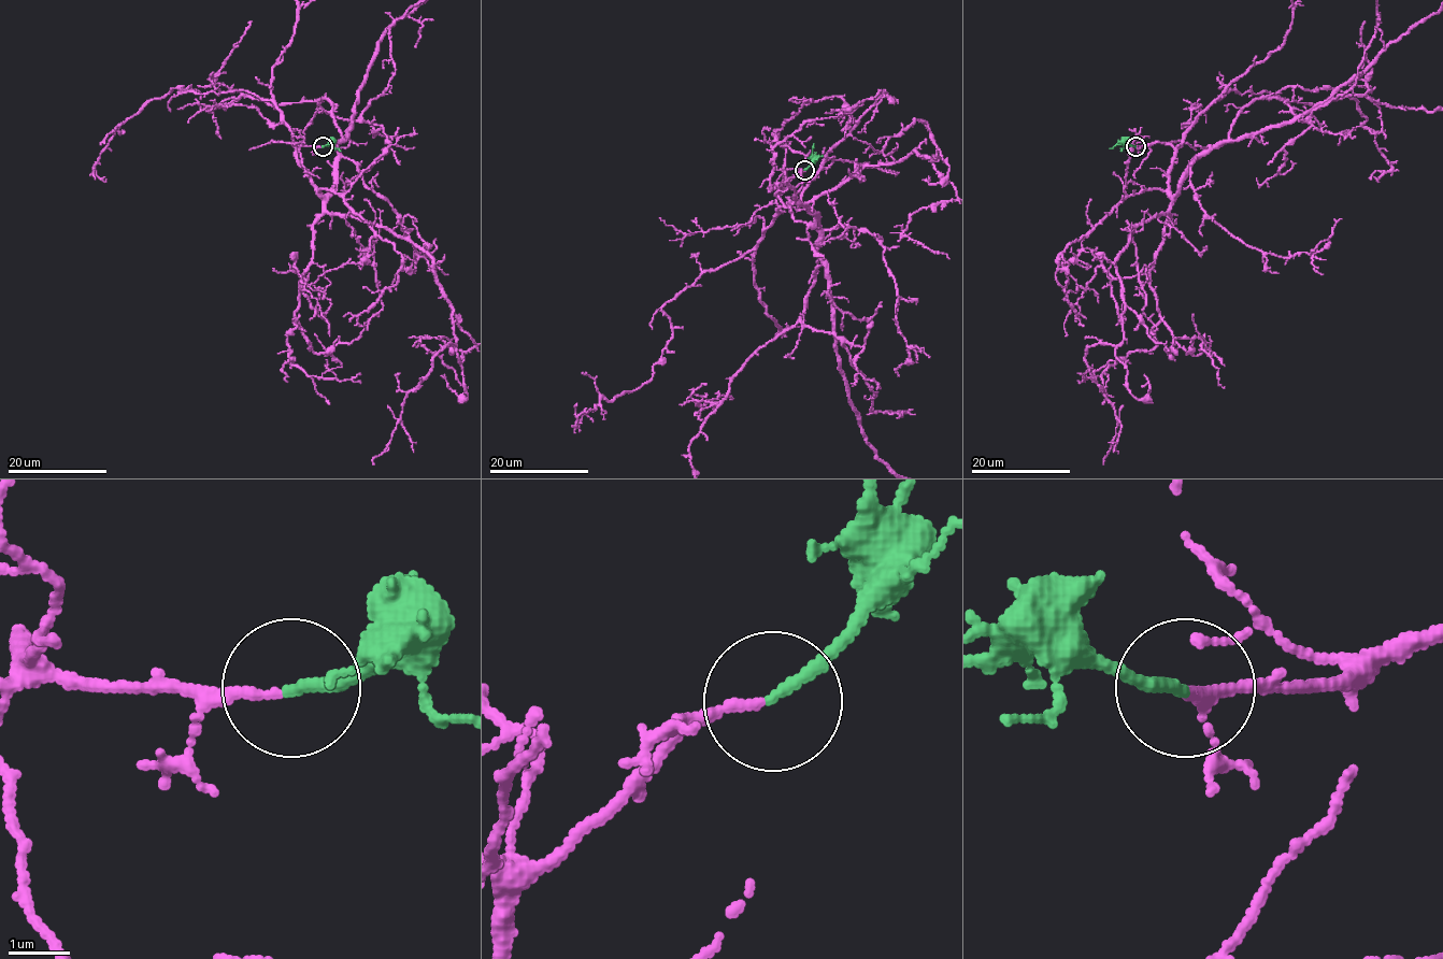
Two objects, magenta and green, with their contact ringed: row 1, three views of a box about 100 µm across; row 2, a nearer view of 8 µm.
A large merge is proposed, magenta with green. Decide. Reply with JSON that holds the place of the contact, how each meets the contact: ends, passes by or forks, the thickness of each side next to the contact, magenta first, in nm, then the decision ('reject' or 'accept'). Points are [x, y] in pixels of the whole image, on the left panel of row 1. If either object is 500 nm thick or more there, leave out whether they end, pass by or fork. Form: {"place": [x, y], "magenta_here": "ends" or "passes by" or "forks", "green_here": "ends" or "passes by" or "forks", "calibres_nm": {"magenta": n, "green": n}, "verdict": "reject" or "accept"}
{"place": [323, 146], "magenta_here": "ends", "green_here": "ends", "calibres_nm": {"magenta": 160, "green": 200}, "verdict": "accept"}

